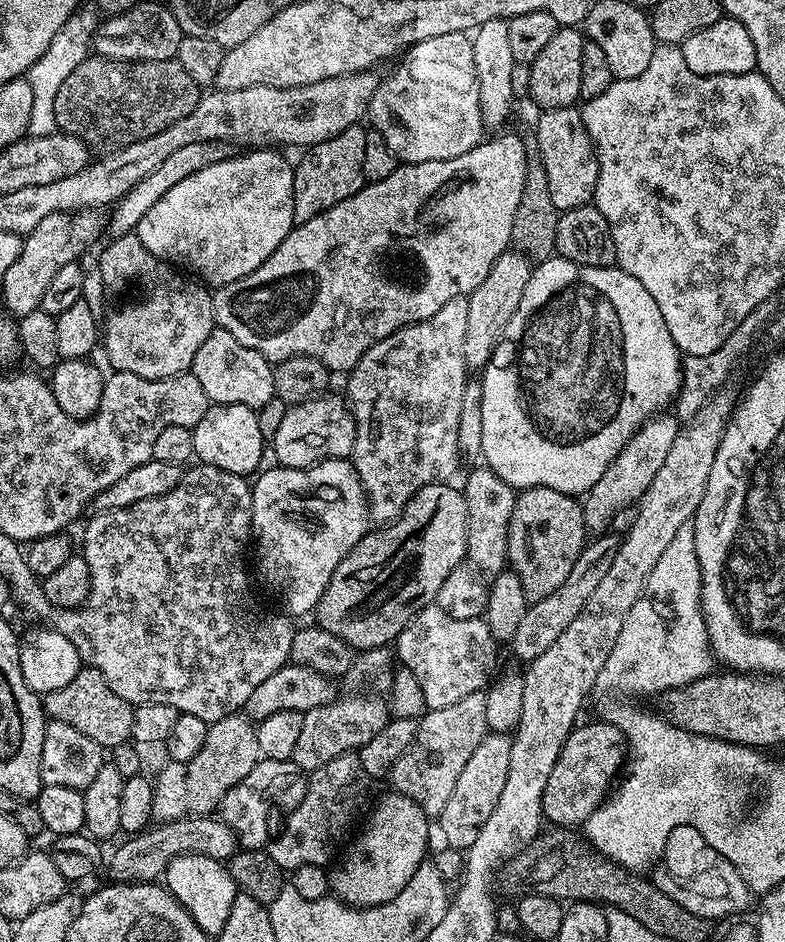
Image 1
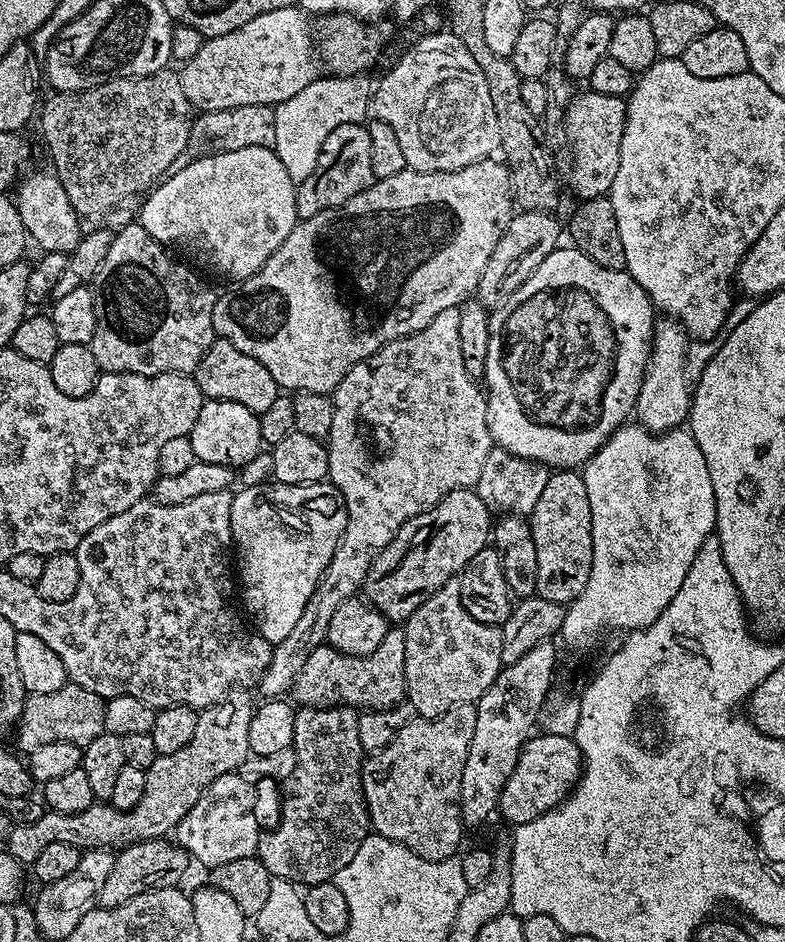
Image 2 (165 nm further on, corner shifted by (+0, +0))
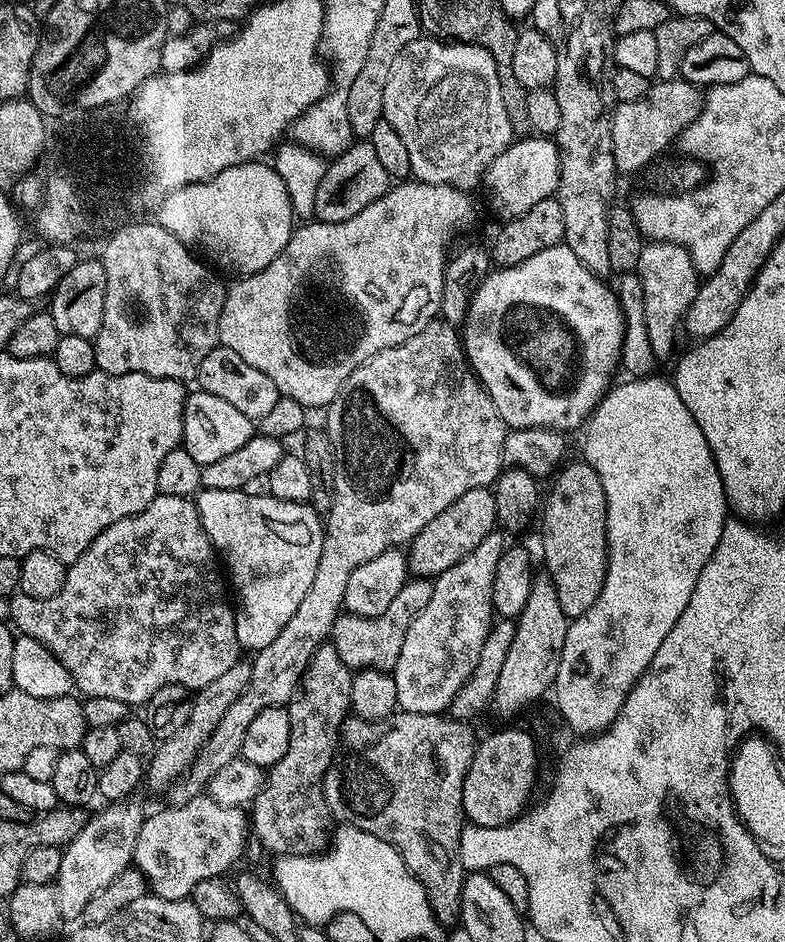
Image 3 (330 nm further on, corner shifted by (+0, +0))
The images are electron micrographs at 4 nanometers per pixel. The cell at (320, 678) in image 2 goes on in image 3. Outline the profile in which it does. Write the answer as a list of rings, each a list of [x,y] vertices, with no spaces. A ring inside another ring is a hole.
[[[409,578],[402,586],[398,598],[390,602],[387,610],[382,610],[374,618],[355,616],[353,612],[345,611],[334,622],[330,643],[338,650],[338,658],[347,668],[359,670],[373,668],[383,672],[391,672],[398,662],[398,654],[402,654],[402,642],[406,642],[406,630],[414,618],[430,602],[432,580],[428,578]]]

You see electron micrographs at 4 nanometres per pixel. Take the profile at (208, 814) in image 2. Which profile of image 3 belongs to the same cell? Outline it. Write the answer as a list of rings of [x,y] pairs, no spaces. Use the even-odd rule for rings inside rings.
[[[205,794],[182,806],[164,806],[153,816],[145,815],[132,864],[147,880],[151,895],[187,900],[198,882],[223,877],[227,868],[235,869],[248,840],[250,844],[250,820],[245,809],[218,806],[218,802]]]

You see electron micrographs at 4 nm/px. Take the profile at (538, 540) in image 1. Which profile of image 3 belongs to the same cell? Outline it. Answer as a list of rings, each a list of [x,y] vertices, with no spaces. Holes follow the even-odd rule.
[[[577,462],[577,464],[565,463],[563,467],[559,469],[559,472],[555,475],[552,489],[547,489],[546,499],[542,504],[542,516],[544,512],[544,564],[546,567],[546,574],[554,582],[554,586],[558,590],[558,603],[562,606],[562,614],[566,614],[569,618],[575,618],[586,614],[586,610],[590,610],[590,606],[594,606],[595,600],[598,598],[598,594],[602,590],[604,585],[604,571],[608,565],[608,543],[606,542],[606,494],[602,494],[602,482],[598,478],[598,474],[594,474],[594,470],[590,465],[583,462]]]

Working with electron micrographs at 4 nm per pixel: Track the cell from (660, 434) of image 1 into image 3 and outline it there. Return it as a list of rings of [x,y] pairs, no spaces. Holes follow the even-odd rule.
[[[661,240],[645,243],[642,258],[638,258],[635,273],[642,282],[642,314],[646,314],[646,334],[650,334],[650,346],[657,358],[664,358],[664,356],[671,354],[672,347],[676,344],[676,331],[678,333],[681,331],[690,302],[694,302],[696,291],[700,289],[701,277],[698,275],[687,250],[677,244]]]

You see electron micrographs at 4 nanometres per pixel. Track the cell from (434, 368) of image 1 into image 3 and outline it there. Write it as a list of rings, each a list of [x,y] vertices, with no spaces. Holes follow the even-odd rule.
[[[443,318],[430,321],[426,327],[418,330],[418,334],[414,334],[414,338],[406,338],[406,342],[402,342],[393,348],[382,350],[378,354],[374,354],[374,358],[359,364],[345,378],[339,394],[328,405],[326,415],[328,415],[326,431],[330,442],[334,446],[334,454],[336,455],[336,477],[334,478],[336,493],[332,496],[332,508],[326,514],[322,558],[318,558],[318,574],[314,574],[314,582],[310,582],[310,590],[306,590],[306,595],[302,597],[302,603],[298,606],[298,610],[294,610],[294,618],[290,618],[290,622],[286,622],[286,626],[282,626],[282,634],[278,634],[278,638],[274,638],[274,642],[270,642],[270,646],[266,646],[262,651],[255,653],[251,657],[252,669],[250,670],[250,682],[246,682],[246,690],[242,690],[242,694],[236,699],[234,706],[230,706],[230,710],[226,710],[226,714],[222,714],[222,719],[219,720],[218,726],[214,726],[214,734],[210,734],[210,738],[206,738],[202,750],[198,750],[194,762],[185,770],[184,775],[178,777],[166,789],[167,803],[171,806],[182,806],[194,798],[205,795],[210,778],[214,778],[214,774],[218,774],[218,770],[222,770],[222,766],[227,766],[229,762],[241,759],[242,742],[246,738],[246,729],[250,727],[250,722],[254,722],[254,718],[258,718],[258,714],[262,714],[262,710],[279,708],[287,705],[288,701],[292,699],[292,695],[296,692],[296,687],[300,684],[300,676],[306,670],[314,650],[320,648],[320,645],[331,637],[334,622],[342,615],[344,599],[346,598],[346,582],[350,582],[350,574],[354,574],[354,570],[358,570],[358,566],[366,566],[366,562],[371,562],[372,559],[378,558],[378,554],[382,554],[391,548],[407,545],[423,530],[426,522],[434,522],[434,518],[438,518],[438,514],[442,514],[442,510],[446,510],[446,506],[458,502],[458,498],[462,498],[462,494],[466,494],[466,490],[487,488],[495,485],[502,469],[505,467],[504,434],[506,425],[504,419],[500,417],[494,402],[490,398],[490,394],[484,389],[484,385],[480,383],[480,379],[478,379],[475,372],[472,371],[472,365],[469,364],[468,355],[464,352],[462,336],[457,325],[449,324]]]

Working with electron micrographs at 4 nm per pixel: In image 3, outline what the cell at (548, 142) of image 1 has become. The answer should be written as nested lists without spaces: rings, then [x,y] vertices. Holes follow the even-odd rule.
[[[679,78],[660,80],[649,87],[648,92],[634,102],[620,102],[615,105],[612,113],[612,145],[614,146],[614,162],[617,173],[640,172],[655,156],[667,150],[668,144],[677,141],[680,131],[684,129],[700,112],[702,92],[697,85]]]

